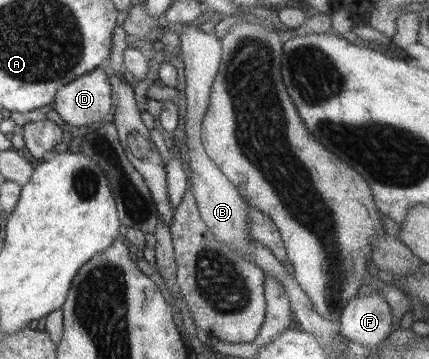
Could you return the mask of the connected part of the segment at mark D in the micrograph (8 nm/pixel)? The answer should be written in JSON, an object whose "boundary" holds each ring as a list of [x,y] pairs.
{"boundary":[[[99,68],[60,86],[51,107],[72,127],[99,123],[110,111],[108,76]]]}

